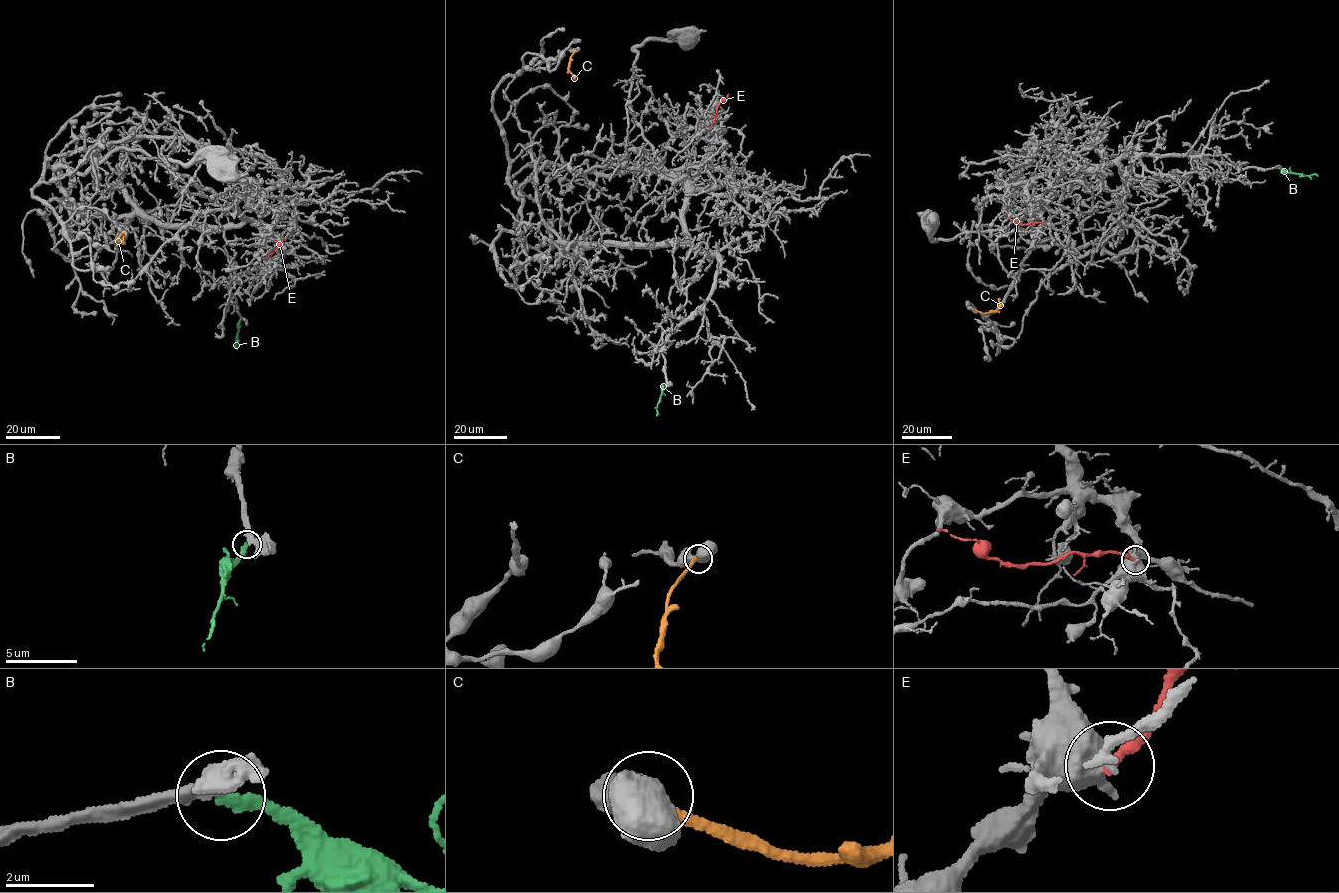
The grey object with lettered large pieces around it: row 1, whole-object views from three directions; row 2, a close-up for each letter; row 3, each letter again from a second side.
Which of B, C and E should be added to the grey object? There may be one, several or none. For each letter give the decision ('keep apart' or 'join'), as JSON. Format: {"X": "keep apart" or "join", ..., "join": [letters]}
{"B": "join", "C": "keep apart", "E": "keep apart", "join": ["B"]}

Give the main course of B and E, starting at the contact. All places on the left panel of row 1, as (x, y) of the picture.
B: (241, 318), (236, 349)
E: (268, 256), (281, 246), (283, 238)

